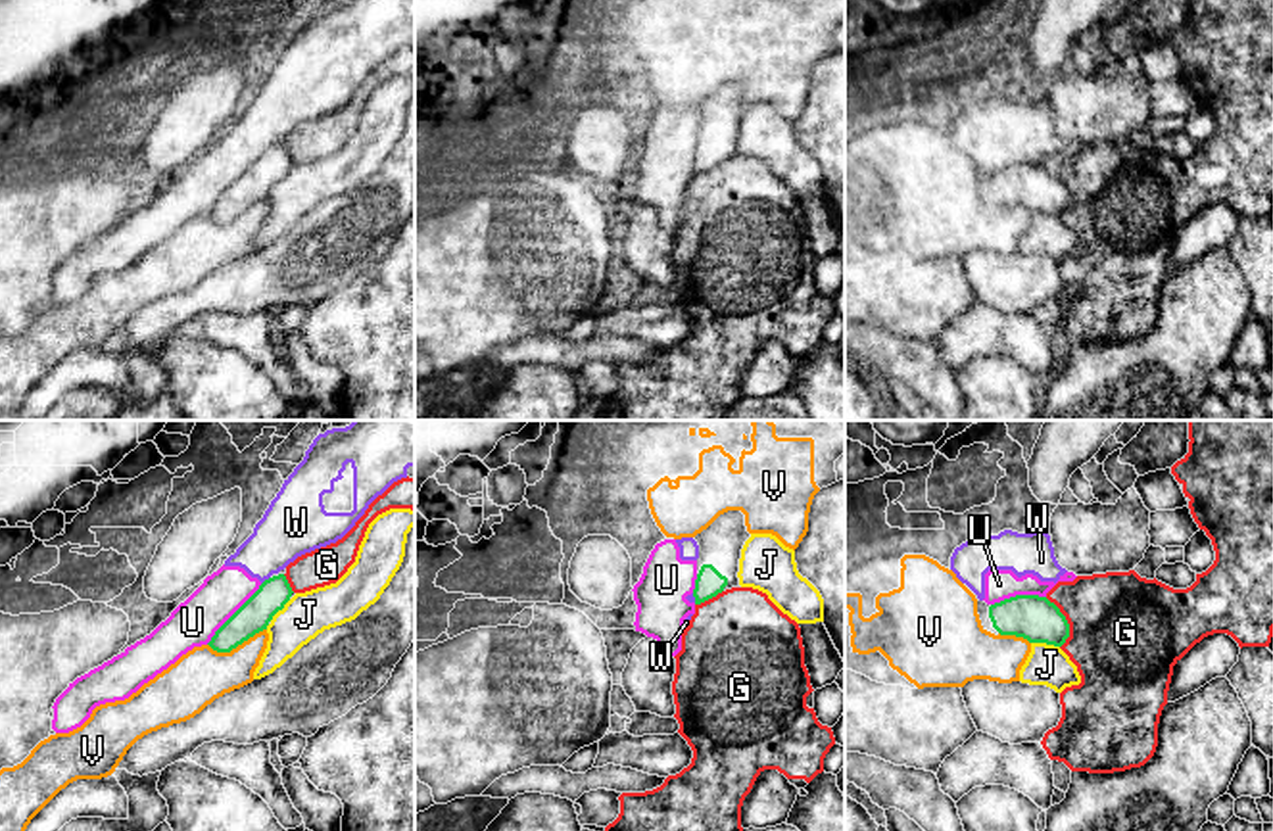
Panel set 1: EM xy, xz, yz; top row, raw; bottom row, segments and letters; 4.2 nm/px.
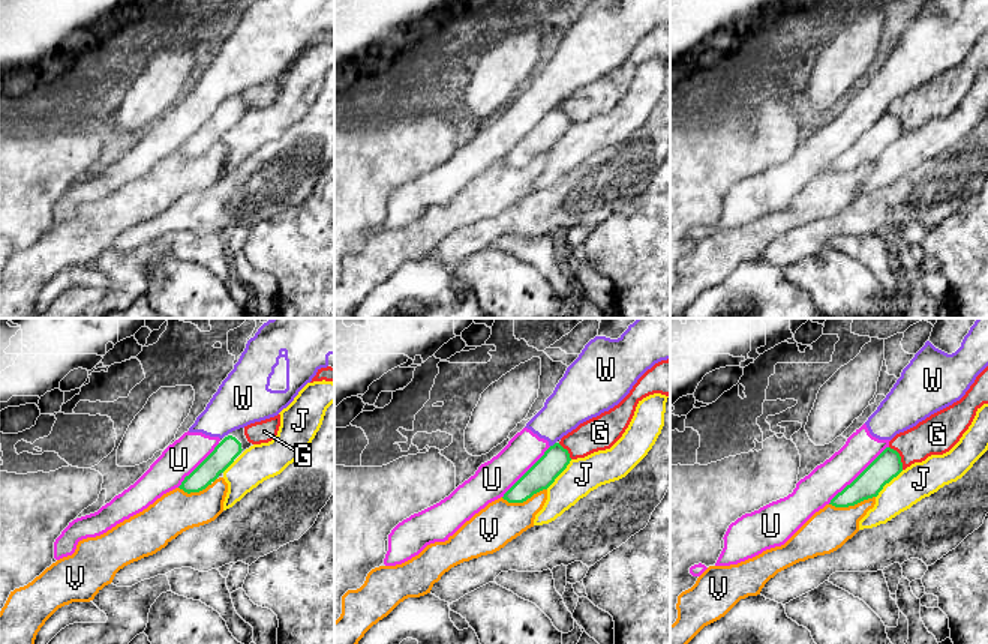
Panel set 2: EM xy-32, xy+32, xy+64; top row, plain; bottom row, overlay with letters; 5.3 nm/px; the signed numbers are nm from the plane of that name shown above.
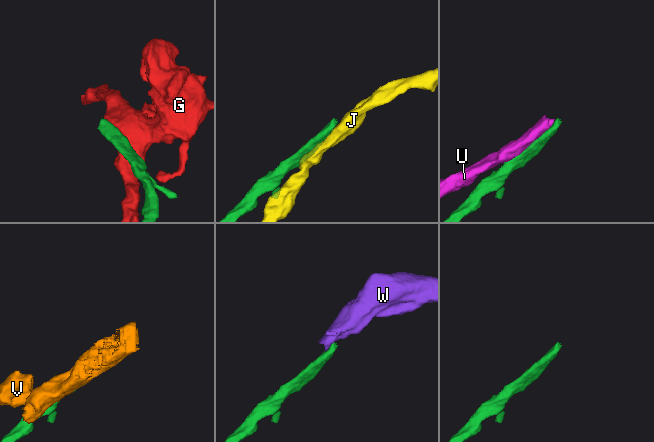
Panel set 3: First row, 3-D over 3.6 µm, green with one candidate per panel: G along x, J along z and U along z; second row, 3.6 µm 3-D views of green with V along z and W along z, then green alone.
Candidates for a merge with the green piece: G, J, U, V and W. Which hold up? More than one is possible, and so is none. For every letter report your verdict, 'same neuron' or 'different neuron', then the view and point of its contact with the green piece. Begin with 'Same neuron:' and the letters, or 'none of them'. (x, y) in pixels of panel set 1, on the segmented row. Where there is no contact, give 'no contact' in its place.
Same neuron: none of them
G: different neuron; contact yz (1066, 622)
J: different neuron; contact yz (1045, 641)
U: different neuron; contact xy (233, 615)
V: different neuron; contact xy (237, 645)
W: different neuron; contact xy (265, 580)

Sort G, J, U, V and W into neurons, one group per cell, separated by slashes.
G / J / U W / V

